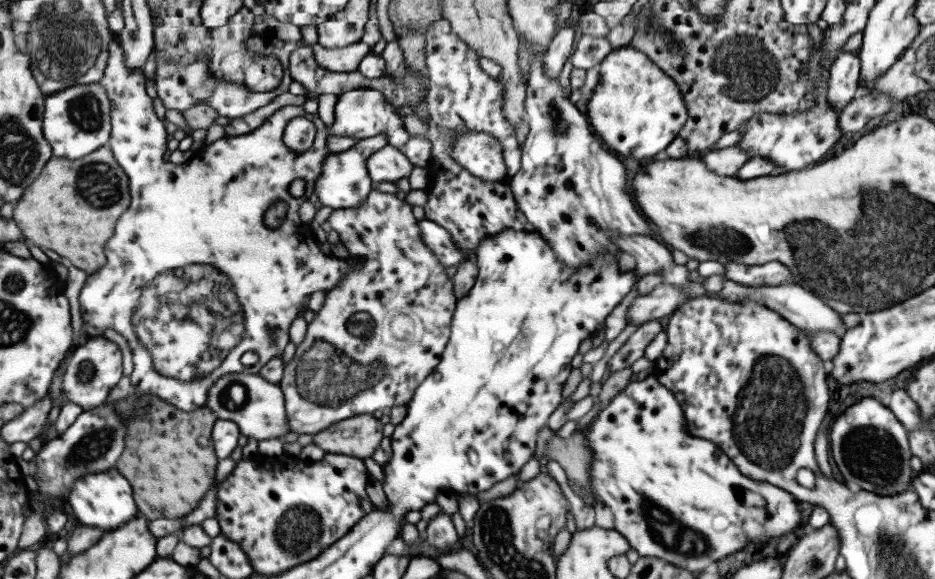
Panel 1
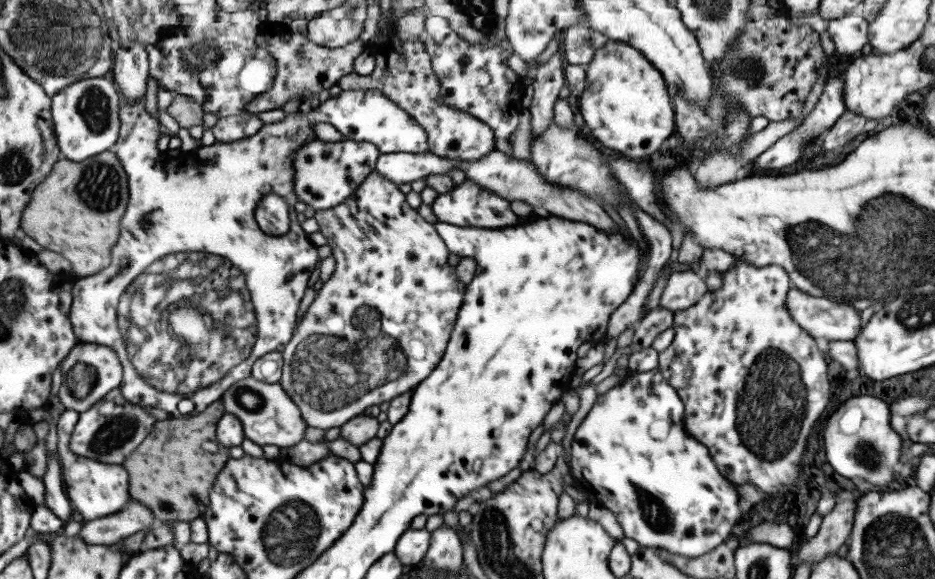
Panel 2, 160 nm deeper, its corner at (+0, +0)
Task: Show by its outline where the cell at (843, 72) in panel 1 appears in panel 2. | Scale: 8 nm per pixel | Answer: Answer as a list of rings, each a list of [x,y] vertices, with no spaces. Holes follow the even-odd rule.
[[[840,72],[833,76],[829,76],[824,84],[823,92],[819,95],[816,105],[813,110],[799,123],[799,126],[790,134],[779,138],[771,147],[764,150],[759,157],[753,162],[753,174],[758,170],[781,170],[784,167],[789,167],[802,158],[803,150],[809,147],[809,143],[813,139],[817,139],[830,129],[833,123],[843,114],[844,104],[842,101],[842,78]]]

